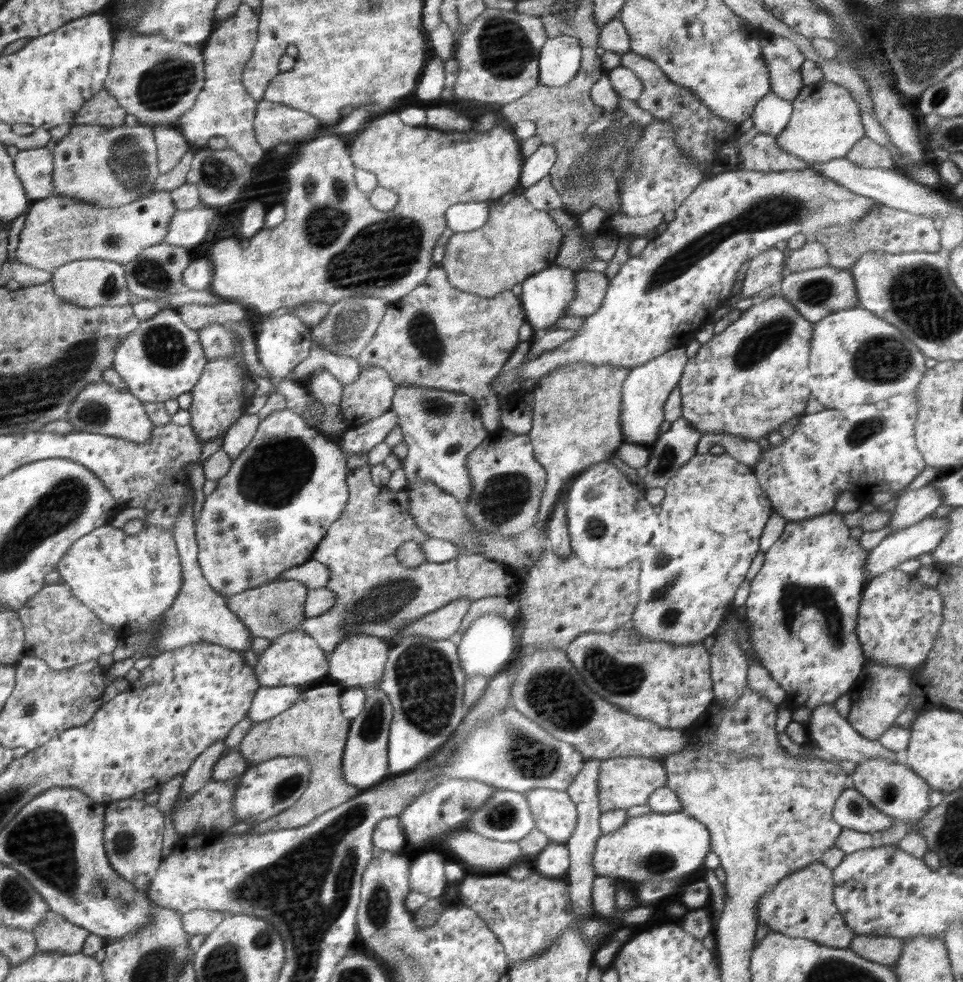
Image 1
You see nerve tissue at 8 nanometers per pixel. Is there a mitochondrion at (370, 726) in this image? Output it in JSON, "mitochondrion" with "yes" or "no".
{"mitochondrion":"yes"}

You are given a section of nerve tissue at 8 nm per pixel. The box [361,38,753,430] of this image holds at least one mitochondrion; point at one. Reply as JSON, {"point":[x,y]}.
{"point":[422,333]}

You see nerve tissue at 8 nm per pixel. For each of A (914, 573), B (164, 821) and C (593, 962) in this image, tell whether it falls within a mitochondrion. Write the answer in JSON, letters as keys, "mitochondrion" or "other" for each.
{"A":"other","B":"other","C":"other"}

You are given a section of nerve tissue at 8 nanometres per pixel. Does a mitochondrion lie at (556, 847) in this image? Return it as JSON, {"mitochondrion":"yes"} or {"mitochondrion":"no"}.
{"mitochondrion":"no"}

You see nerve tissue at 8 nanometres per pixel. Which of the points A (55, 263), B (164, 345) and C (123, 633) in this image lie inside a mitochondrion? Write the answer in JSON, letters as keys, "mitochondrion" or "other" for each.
{"A":"other","B":"mitochondrion","C":"other"}

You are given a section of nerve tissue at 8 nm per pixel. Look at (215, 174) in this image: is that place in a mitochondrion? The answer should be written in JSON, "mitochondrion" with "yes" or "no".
{"mitochondrion":"yes"}

